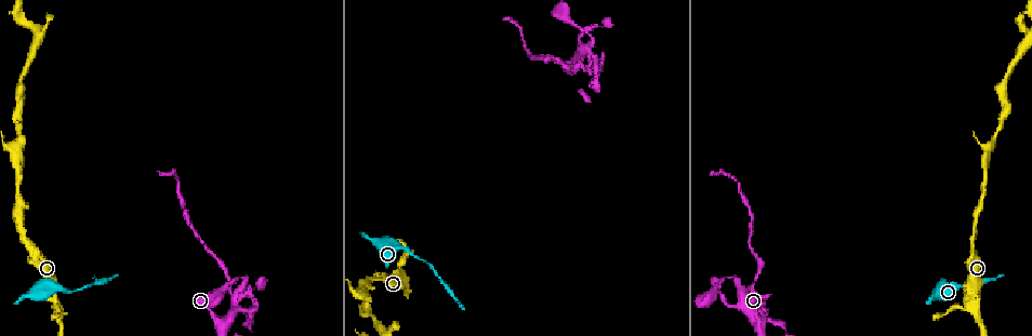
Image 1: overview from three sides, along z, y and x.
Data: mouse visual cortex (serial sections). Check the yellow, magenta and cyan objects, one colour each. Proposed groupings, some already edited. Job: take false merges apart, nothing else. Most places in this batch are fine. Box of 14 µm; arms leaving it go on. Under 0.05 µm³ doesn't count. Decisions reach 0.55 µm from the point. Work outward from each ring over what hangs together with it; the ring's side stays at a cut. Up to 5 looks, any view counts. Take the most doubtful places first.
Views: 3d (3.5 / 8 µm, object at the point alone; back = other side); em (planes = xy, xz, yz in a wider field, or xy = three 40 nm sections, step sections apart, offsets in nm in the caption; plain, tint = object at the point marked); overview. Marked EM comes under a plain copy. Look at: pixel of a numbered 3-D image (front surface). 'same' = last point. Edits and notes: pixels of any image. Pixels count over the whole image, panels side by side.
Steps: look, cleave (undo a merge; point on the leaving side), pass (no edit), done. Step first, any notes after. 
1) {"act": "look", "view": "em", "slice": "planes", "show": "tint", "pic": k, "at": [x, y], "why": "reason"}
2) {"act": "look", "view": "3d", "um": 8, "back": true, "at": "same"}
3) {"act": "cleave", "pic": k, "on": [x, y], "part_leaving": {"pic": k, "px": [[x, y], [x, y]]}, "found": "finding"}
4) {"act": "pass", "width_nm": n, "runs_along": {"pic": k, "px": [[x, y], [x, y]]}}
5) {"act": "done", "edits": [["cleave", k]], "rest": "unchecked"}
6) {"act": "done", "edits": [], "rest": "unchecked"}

{"act": "look", "view": "3d", "um": 3.5, "pic": 1, "at": [67, 291], "why": "calibre changes"}

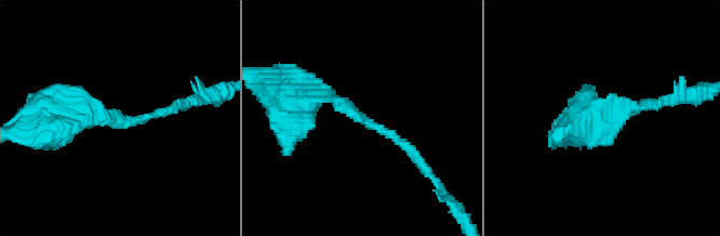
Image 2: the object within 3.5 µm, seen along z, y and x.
{"act": "look", "view": "em", "slice": "xy", "step": 1, "show": "tint", "pic": 2, "at": [114, 120], "arm_widths_nm": [100, 350], "why": "shape alone is not enough"}

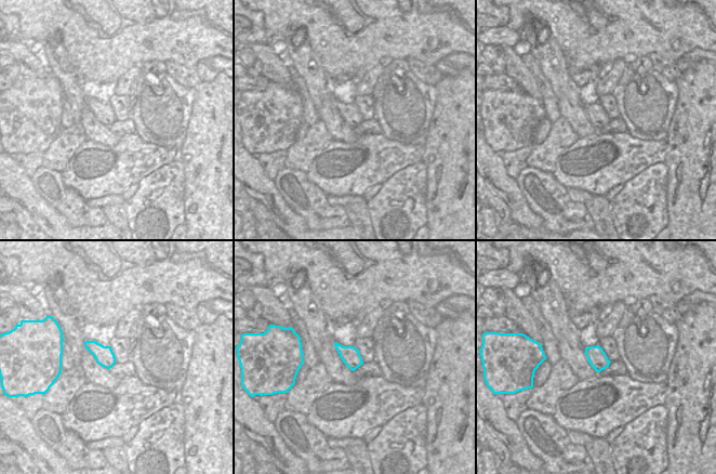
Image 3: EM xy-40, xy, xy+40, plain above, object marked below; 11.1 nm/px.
{"act": "pass", "found": "one cell here"}

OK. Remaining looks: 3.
{"act": "look", "view": "3d", "um": 3.5, "back": true, "pic": 1, "at": [745, 304], "why": "looks like a crossing"}

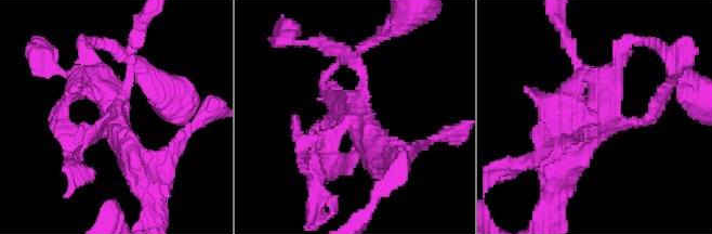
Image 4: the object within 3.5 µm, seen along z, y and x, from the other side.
{"act": "look", "view": "em", "slice": "xy", "step": 1, "show": "tint", "pic": 4, "at": [118, 118], "why": "shape alone is not enough"}

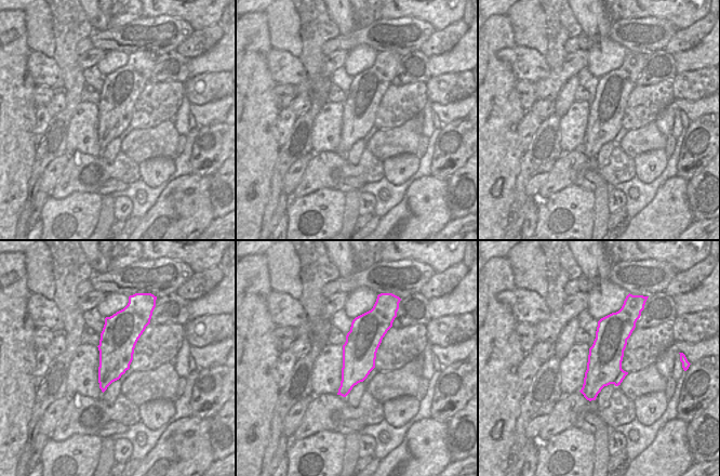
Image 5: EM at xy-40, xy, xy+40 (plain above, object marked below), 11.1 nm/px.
{"act": "cleave", "pic": 4, "on": [548, 128], "border": {"pic": 5, "px": [[622, 369], [613, 383]]}, "found": "two cells meet here"}

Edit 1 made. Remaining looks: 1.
{"act": "done", "edits": [["cleave", 4]], "rest": "unchecked"}

